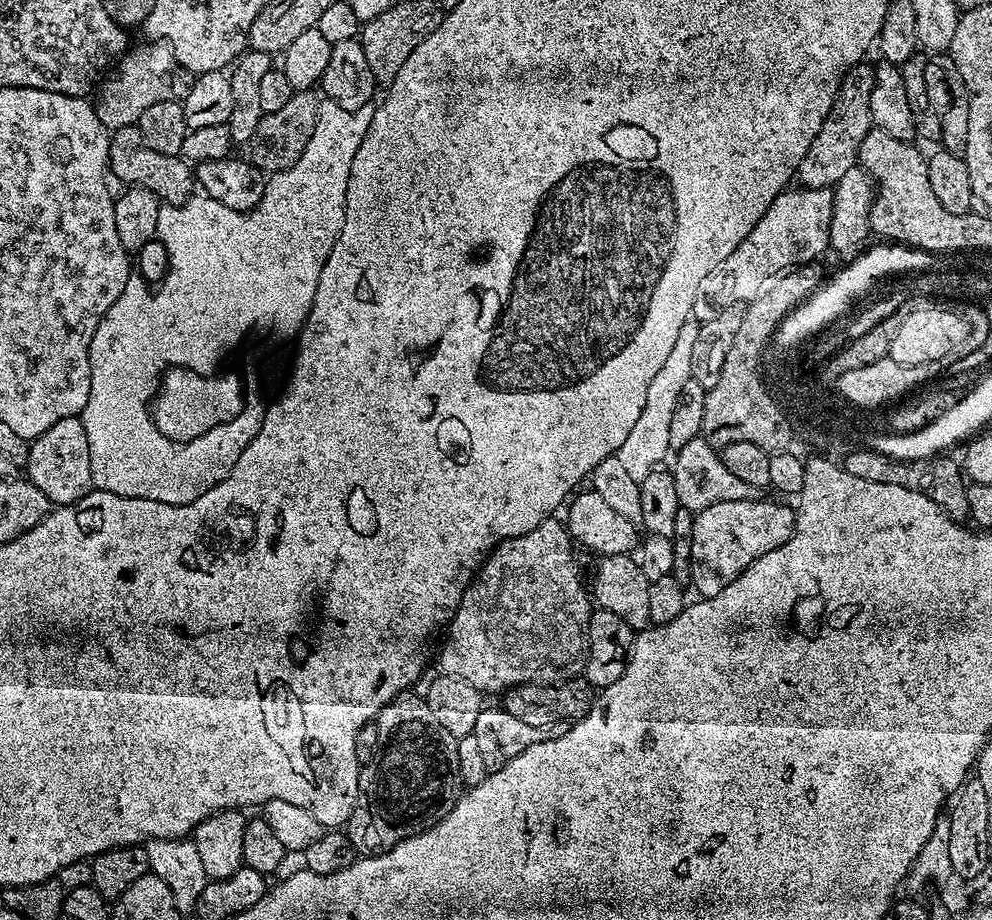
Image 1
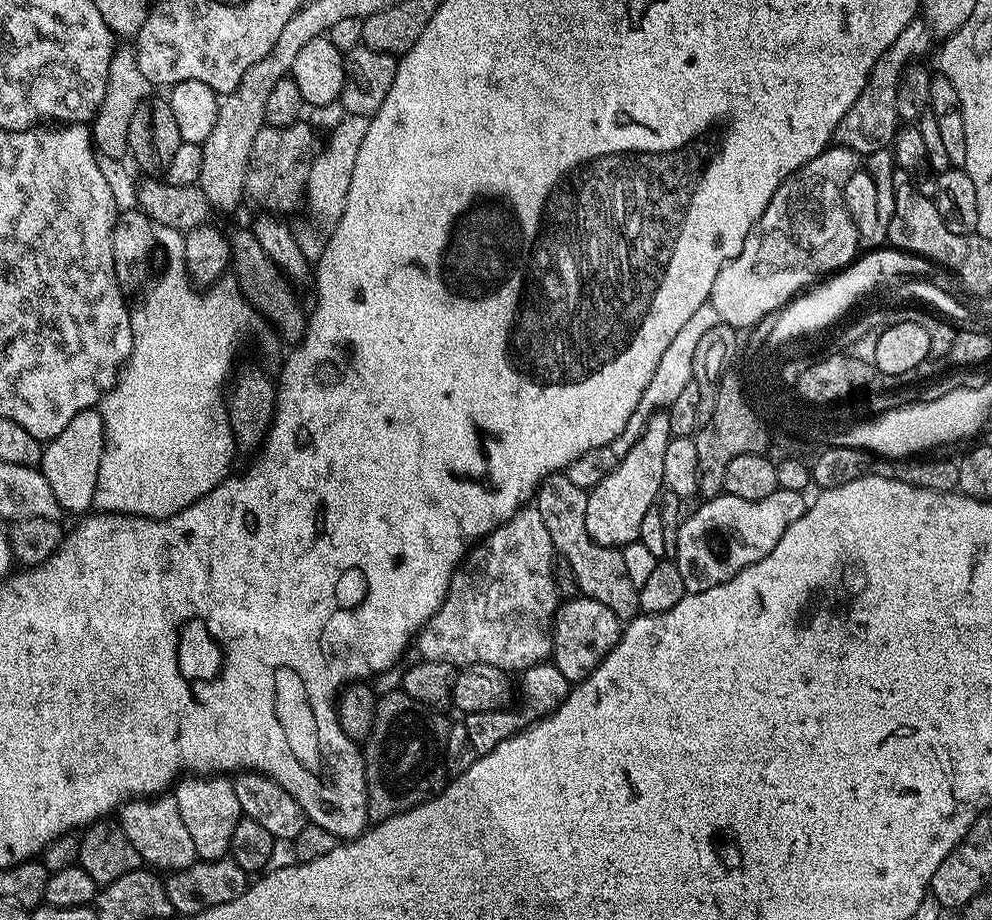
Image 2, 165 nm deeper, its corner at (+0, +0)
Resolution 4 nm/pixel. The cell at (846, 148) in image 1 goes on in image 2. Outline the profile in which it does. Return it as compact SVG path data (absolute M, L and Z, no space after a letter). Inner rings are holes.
M923 19L912 21L902 34L882 54L880 61L874 66L872 78L868 85L858 94L858 102L850 106L850 110L842 118L834 140L837 145L853 148L858 154L877 152L880 148L888 148L895 141L896 133L902 121L898 110L898 92L901 79L906 69L913 63L912 56L924 56L932 44L934 33Z

